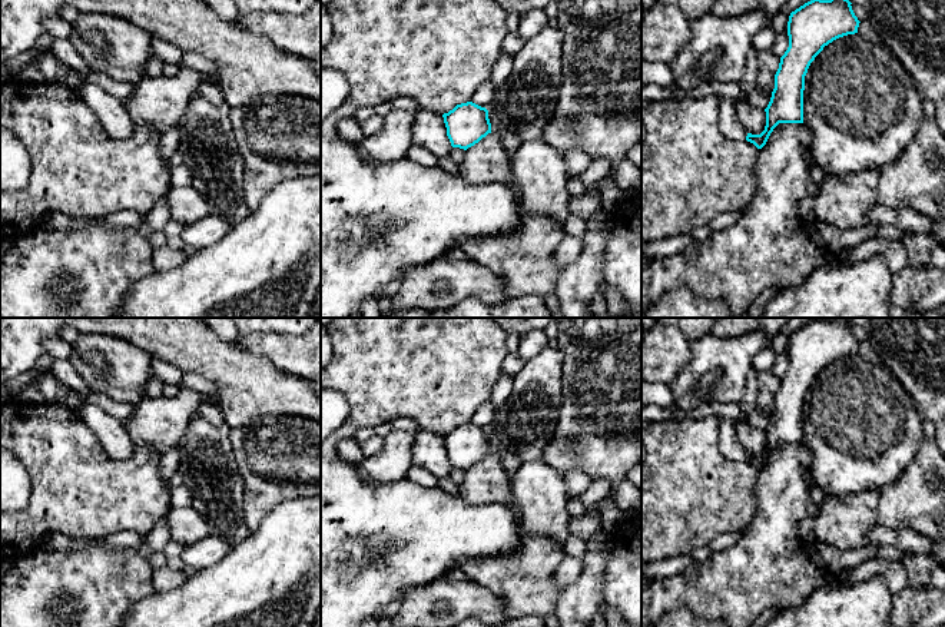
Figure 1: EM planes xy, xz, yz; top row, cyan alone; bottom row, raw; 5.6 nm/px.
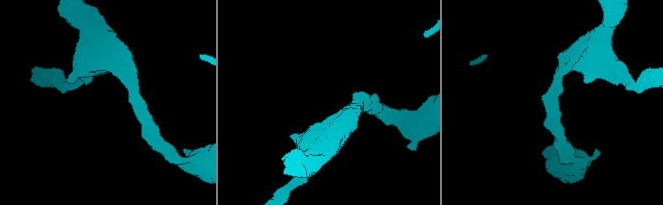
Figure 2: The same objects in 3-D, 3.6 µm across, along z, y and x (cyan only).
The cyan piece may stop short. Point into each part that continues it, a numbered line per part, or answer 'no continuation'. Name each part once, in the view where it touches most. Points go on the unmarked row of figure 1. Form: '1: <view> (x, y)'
1: yz (730, 448)

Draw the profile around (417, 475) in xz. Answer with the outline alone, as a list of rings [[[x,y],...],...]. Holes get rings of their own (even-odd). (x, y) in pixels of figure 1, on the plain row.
[[[411,465],[411,468],[408,470],[407,480],[425,488],[435,488],[440,485],[440,478],[415,465]]]

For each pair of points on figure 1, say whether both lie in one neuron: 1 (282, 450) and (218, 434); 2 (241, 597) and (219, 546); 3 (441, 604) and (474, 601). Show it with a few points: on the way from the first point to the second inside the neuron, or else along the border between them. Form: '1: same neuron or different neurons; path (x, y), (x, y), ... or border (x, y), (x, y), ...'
1: different neurons; border (229, 428), (231, 447), (241, 468)
2: different neurons; border (232, 546), (221, 560), (196, 571)
3: same neuron; path (450, 601), (466, 601)

